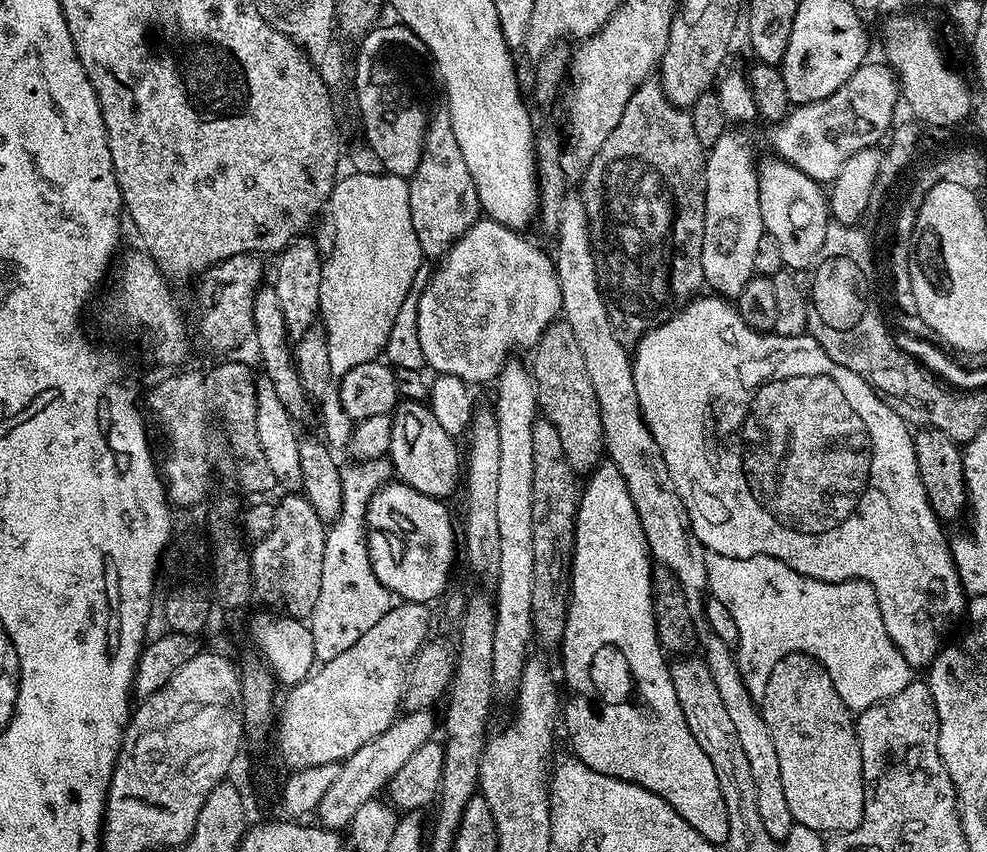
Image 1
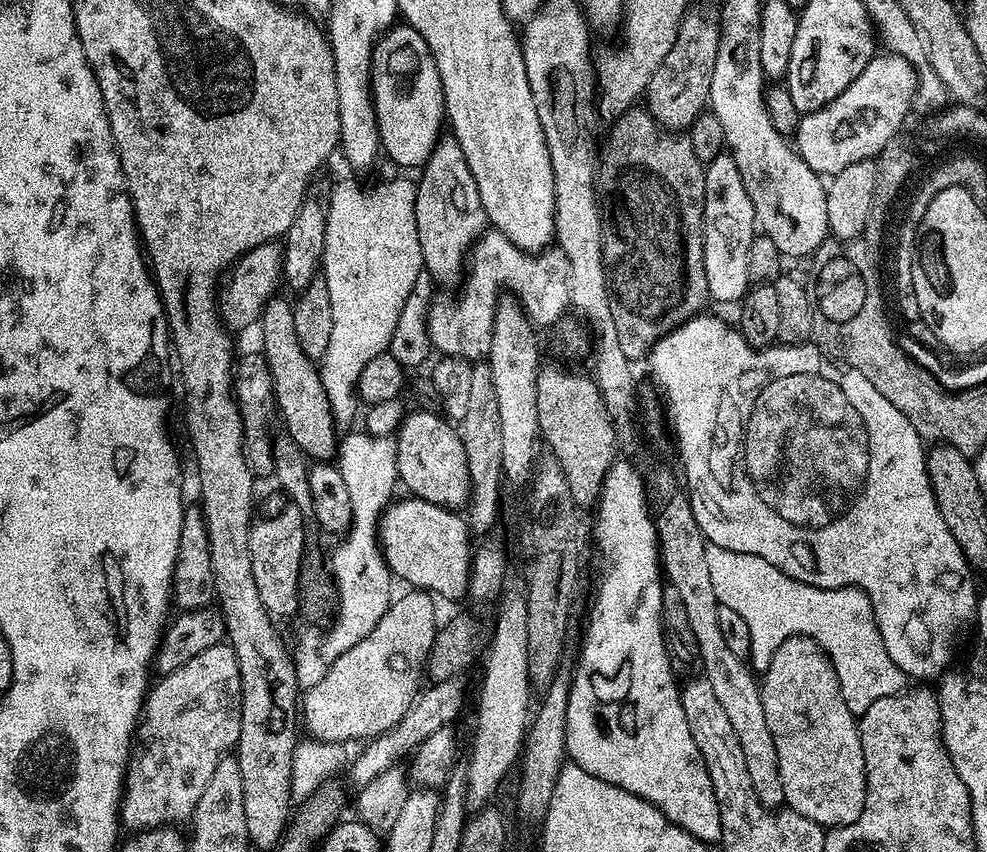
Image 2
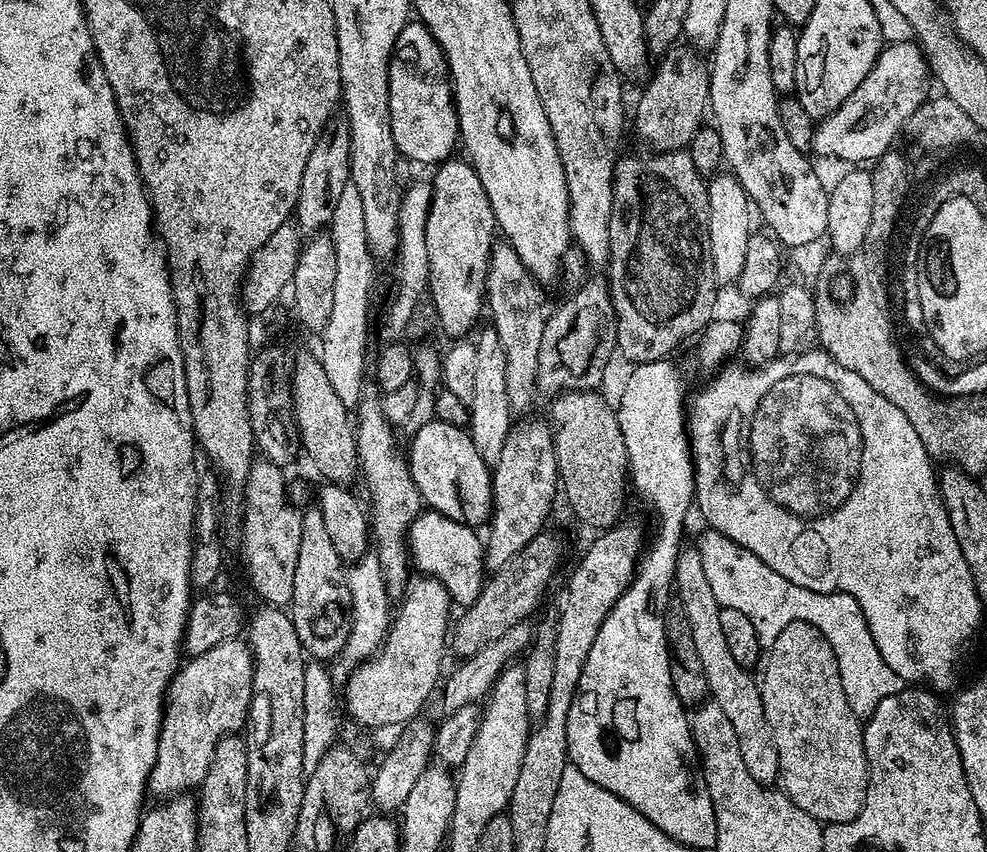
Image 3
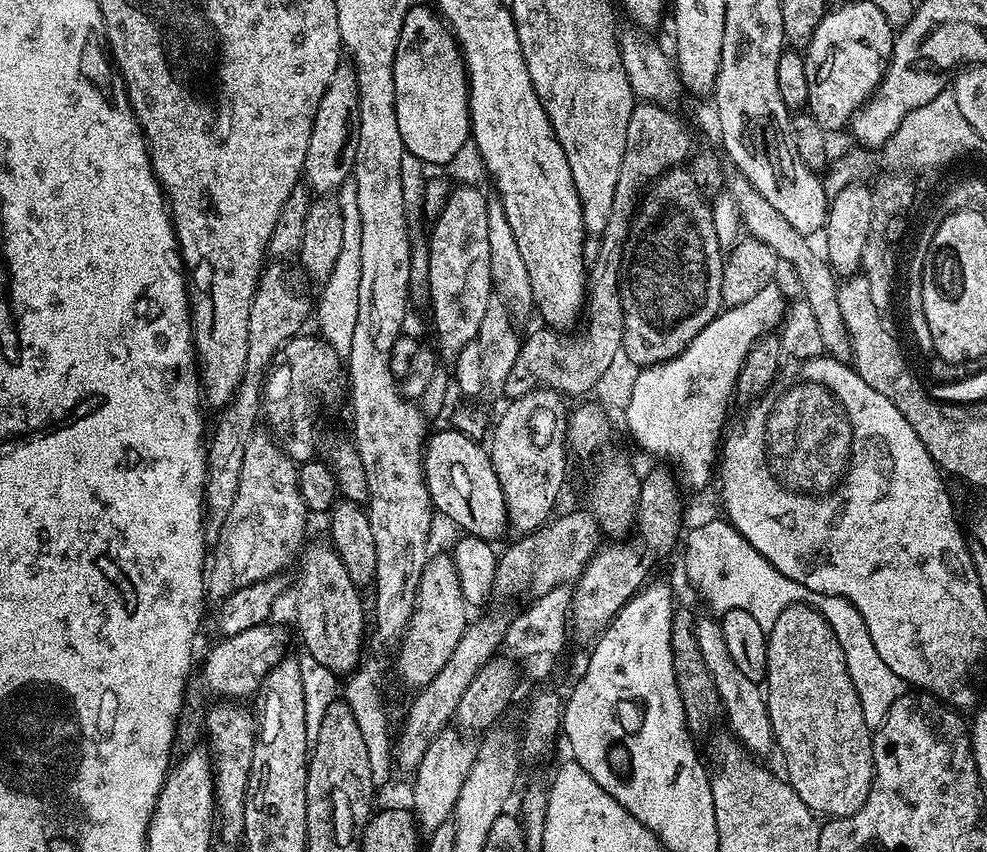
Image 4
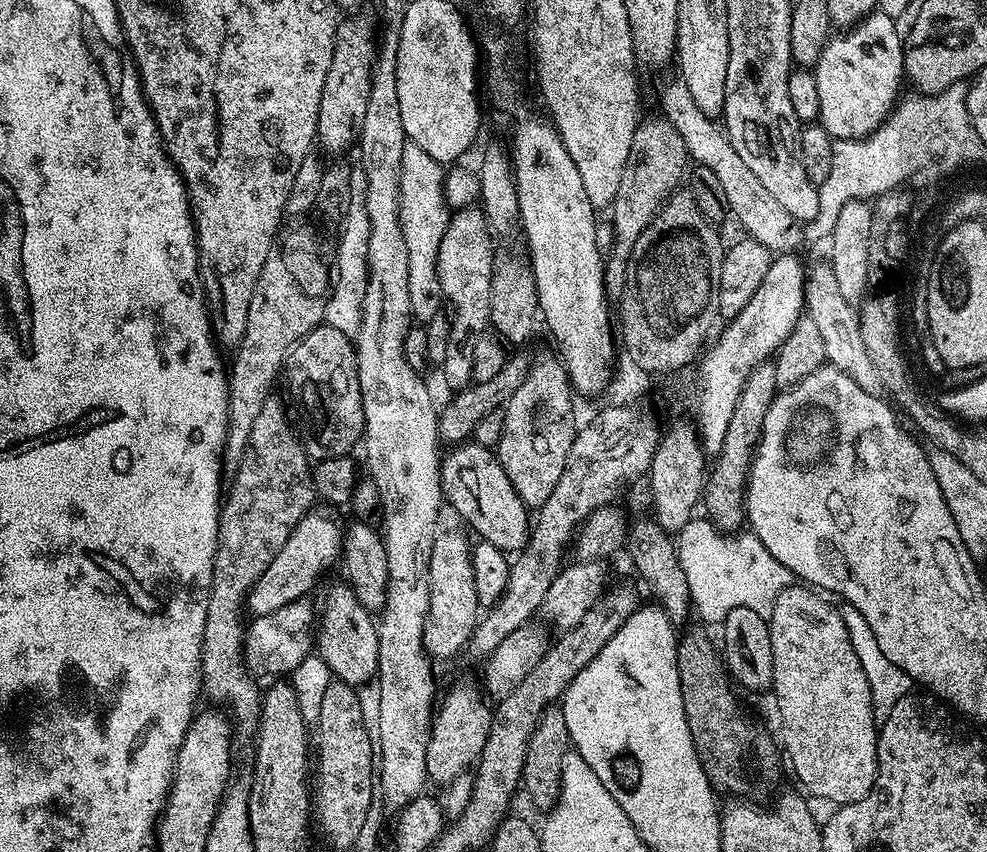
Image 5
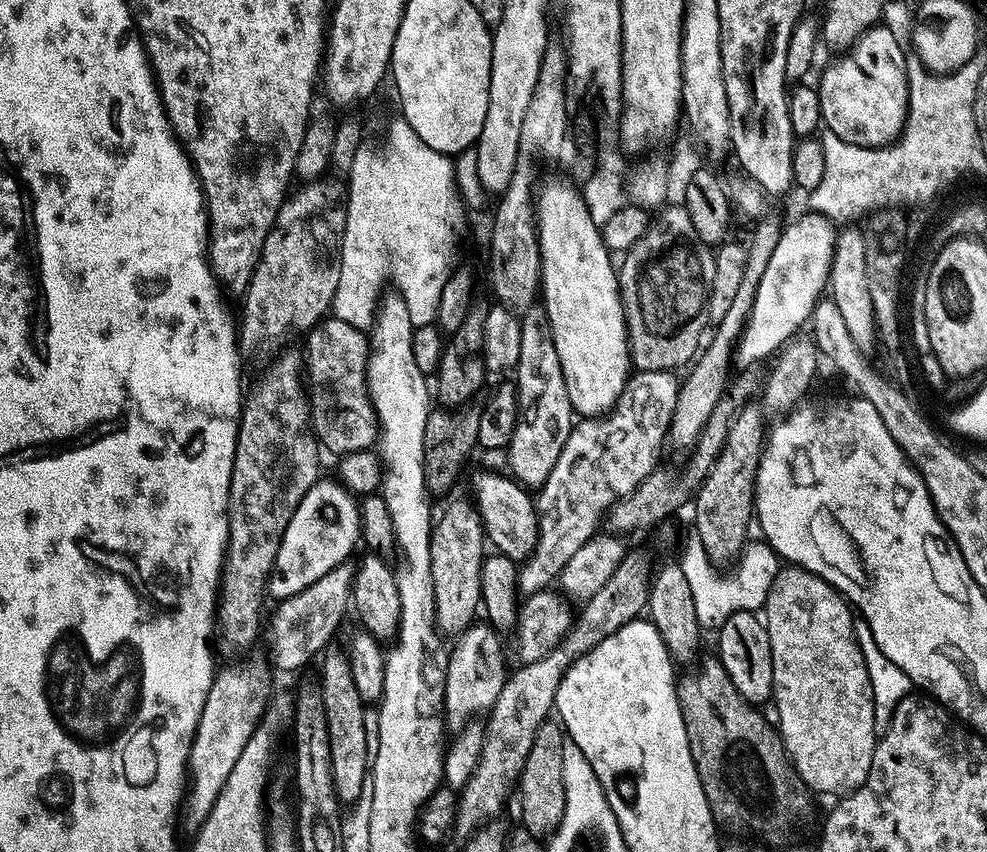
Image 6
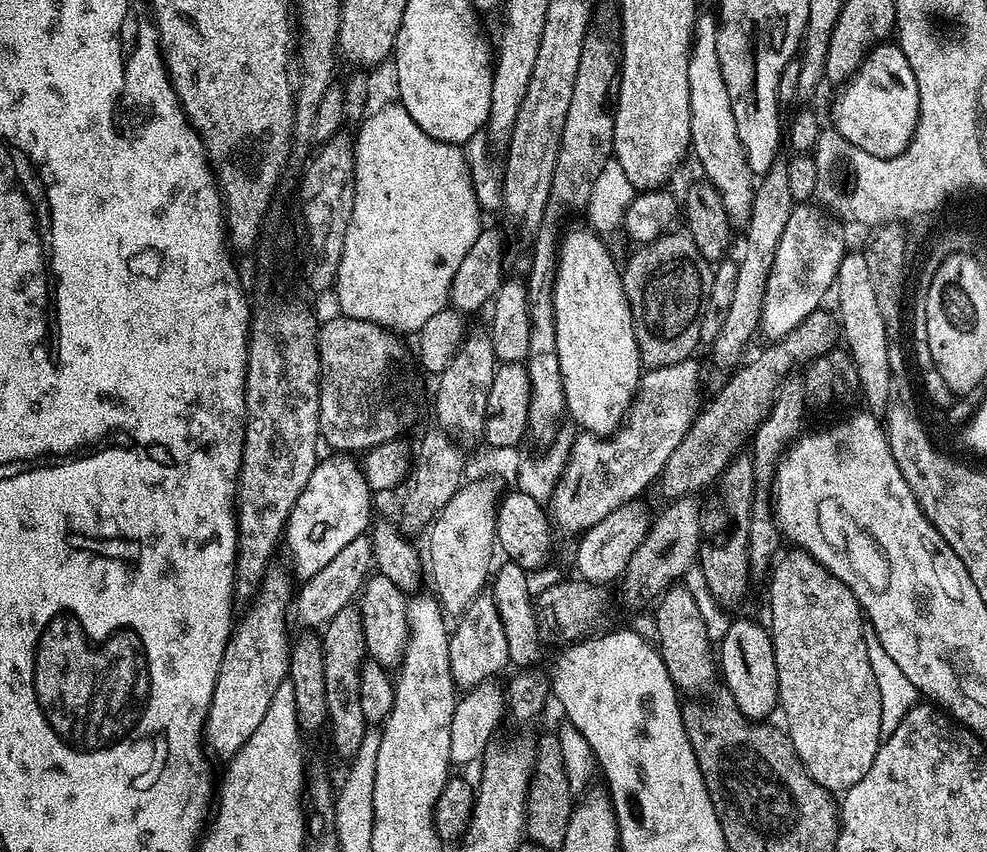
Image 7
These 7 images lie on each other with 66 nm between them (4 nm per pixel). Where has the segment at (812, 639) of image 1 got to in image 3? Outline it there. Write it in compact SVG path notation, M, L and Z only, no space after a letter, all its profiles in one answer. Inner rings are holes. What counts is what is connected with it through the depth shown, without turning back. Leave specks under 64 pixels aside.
M705 527L703 531L700 541L695 541L694 546L702 558L702 570L706 570L706 582L710 582L710 590L714 590L714 598L718 598L721 608L742 610L742 614L746 614L746 618L750 618L758 629L765 627L764 620L781 619L780 621L784 622L799 620L802 616L800 608L804 608L803 615L808 618L812 618L815 612L824 612L825 618L829 620L826 632L831 639L832 649L836 655L842 686L847 690L848 701L850 706L856 710L857 716L861 718L871 716L872 711L878 706L878 702L882 702L882 698L890 698L890 694L898 694L906 686L905 680L898 674L894 674L894 670L890 670L890 666L886 666L886 662L882 662L882 654L878 654L878 646L874 646L874 638L866 626L866 618L854 614L856 600L853 596L848 596L845 592L830 592L825 595L823 592L806 590L794 582L782 578L782 574L778 574L778 570L770 570L770 566L766 566L766 562L762 562L762 558L758 558L750 550L738 546L738 542L726 538L726 534L716 532L710 527Z

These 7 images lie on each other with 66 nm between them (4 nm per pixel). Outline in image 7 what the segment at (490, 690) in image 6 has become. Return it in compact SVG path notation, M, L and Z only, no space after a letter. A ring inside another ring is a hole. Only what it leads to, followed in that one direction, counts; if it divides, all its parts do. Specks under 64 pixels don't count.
M480 595L464 611L463 616L455 621L448 638L448 645L450 674L454 678L457 689L471 690L479 684L489 683L504 667L509 667L506 630L502 626L502 618L498 614L498 606L492 595Z

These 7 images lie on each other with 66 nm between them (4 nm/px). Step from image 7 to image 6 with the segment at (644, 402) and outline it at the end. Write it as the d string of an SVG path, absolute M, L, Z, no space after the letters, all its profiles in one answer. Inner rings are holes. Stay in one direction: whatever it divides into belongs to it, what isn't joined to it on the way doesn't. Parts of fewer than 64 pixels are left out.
M633 371L611 412L573 423L570 438L566 438L566 446L562 446L562 454L558 454L554 470L550 470L550 478L546 478L546 482L540 485L534 496L538 542L527 560L518 568L518 588L525 597L551 589L557 583L566 562L570 562L574 553L582 550L582 546L586 546L586 542L597 535L608 508L630 495L661 463L660 451L666 448L668 431L680 393L681 381L674 377L672 372Z

